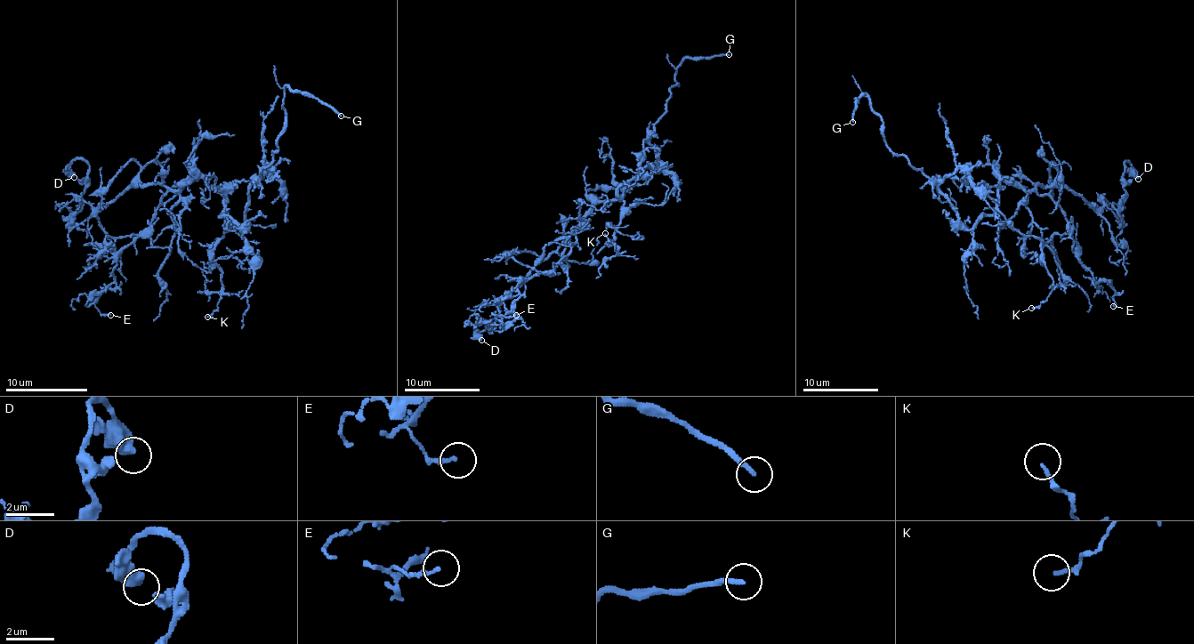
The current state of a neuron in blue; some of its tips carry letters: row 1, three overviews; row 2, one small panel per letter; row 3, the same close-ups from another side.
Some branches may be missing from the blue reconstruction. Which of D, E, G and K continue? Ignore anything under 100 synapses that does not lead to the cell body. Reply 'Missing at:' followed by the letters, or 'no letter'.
Missing at: G

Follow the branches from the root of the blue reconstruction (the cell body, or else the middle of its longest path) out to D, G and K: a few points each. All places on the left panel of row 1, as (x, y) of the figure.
D: (221, 196), (195, 177), (132, 185), (94, 208), (72, 199), (74, 212), (80, 158), (74, 177)
G: (221, 196), (221, 216), (242, 232), (248, 188), (273, 161), (286, 122), (286, 87), (318, 97), (341, 116)
K: (221, 196), (228, 214), (226, 230), (211, 246), (211, 259), (220, 269), (221, 298), (217, 309), (207, 317)

